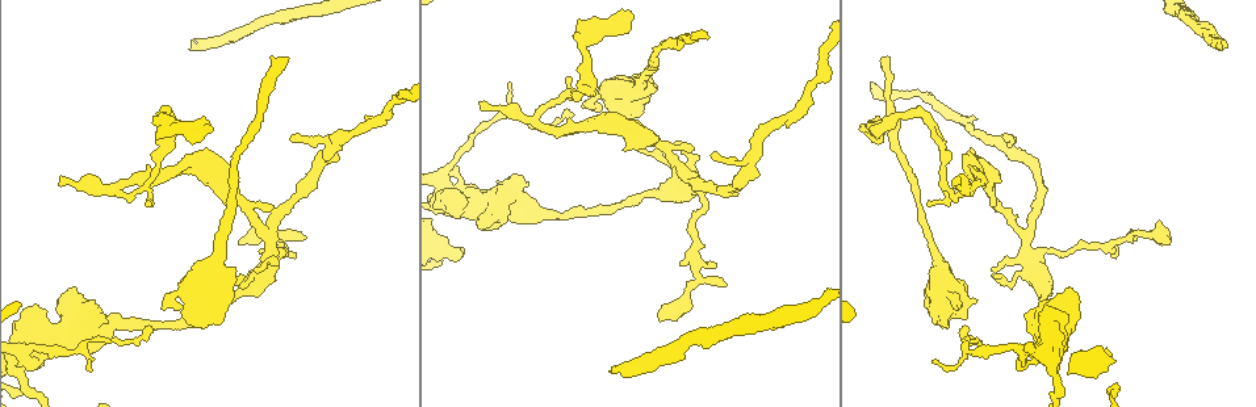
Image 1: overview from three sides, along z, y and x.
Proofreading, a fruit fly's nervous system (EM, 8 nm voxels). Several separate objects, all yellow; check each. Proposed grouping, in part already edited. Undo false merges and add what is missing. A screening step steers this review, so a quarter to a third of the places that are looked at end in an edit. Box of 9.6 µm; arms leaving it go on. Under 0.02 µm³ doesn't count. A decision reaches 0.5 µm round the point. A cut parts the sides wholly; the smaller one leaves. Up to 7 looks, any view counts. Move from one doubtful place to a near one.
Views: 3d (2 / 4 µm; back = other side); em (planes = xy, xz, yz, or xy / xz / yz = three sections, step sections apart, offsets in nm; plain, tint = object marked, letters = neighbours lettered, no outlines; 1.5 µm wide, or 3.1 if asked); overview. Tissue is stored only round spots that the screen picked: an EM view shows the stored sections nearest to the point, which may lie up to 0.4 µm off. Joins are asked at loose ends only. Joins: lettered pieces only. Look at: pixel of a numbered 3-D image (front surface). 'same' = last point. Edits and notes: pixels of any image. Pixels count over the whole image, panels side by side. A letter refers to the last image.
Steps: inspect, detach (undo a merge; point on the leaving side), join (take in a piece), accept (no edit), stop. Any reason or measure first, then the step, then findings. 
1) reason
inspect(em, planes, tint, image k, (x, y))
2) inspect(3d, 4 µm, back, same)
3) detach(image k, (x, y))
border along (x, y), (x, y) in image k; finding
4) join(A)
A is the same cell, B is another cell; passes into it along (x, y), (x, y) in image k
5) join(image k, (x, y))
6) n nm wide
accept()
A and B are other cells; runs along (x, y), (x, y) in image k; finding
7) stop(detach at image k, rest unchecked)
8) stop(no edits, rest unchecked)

an open end
inspect(3d, 4 µm, image 1, (929, 201))

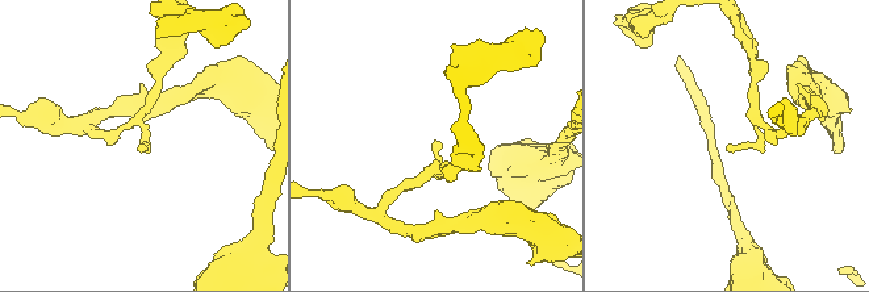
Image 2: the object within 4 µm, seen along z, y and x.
inspect(em, yz, step 4, tint, image 2, (435, 144))

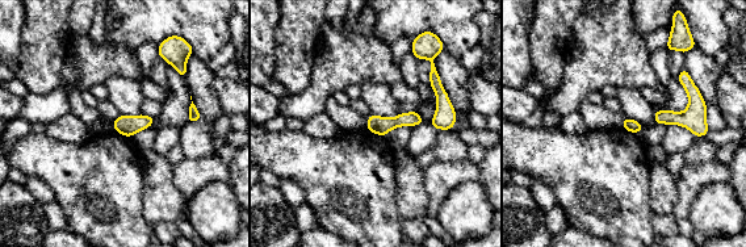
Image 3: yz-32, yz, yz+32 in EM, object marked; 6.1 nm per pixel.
inspect(em, xz, step 8, letters, same)

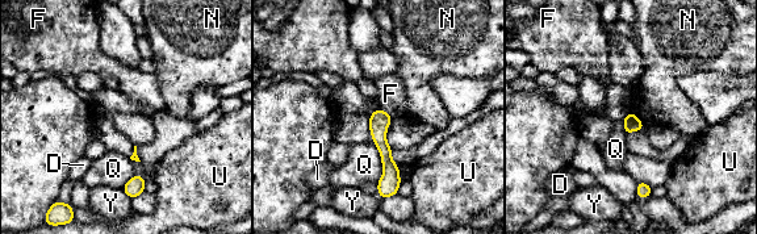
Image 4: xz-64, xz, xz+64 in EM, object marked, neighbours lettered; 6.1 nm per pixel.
accept()
D, F, N, Q, U and Y are other cells; border along (628, 111), (644, 126) in image 4; no lettered piece goes on from it

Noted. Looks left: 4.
an open end
inspect(3d, 4 µm, image 1, (255, 268))

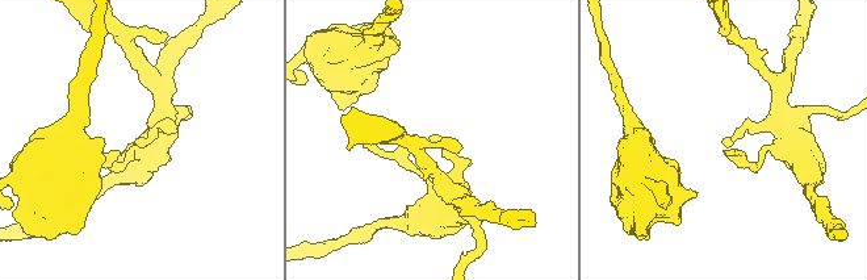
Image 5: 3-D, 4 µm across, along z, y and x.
inspect(em, planes, letters, image 5, (721, 141))

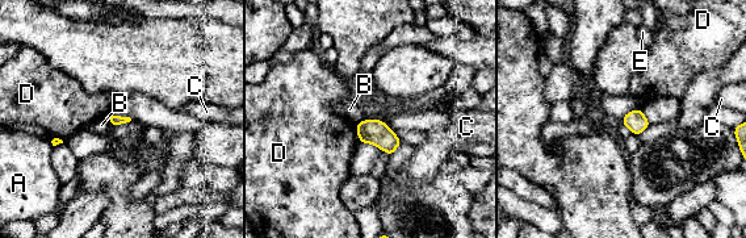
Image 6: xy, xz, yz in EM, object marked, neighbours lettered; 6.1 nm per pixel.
accept()
A, B, C, D and E are other cells; border along (107, 116), (110, 126) in image 6; none of them fits

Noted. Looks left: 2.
branch stops here
inspect(3d, 2 µm, image 1, (1220, 48))

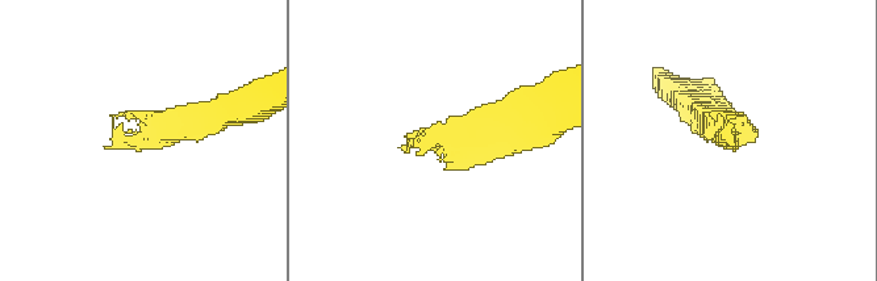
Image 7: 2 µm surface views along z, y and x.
need the tissue
inspect(em, planes, letters, image 7, (736, 145))

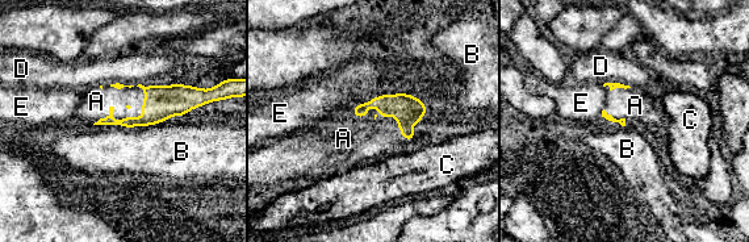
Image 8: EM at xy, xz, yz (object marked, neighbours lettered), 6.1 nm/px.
join(A)
A is the same cell, B, C, D and E are other cells; passes into it along (160, 103), (122, 117), (96, 101) in image 8; the cell continues

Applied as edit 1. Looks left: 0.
stop(join at image 8, rest unchecked)

